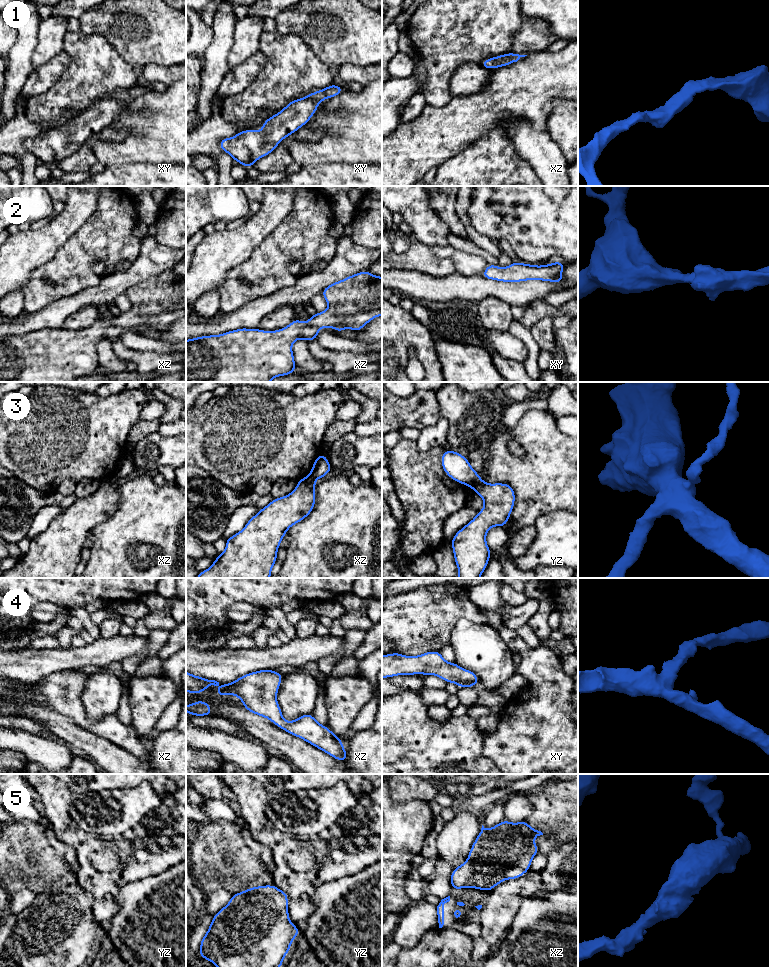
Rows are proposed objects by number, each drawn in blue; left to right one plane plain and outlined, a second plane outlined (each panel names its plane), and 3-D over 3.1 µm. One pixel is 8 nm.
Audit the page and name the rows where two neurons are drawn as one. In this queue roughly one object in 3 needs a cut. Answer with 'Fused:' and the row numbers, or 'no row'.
Fused: 3

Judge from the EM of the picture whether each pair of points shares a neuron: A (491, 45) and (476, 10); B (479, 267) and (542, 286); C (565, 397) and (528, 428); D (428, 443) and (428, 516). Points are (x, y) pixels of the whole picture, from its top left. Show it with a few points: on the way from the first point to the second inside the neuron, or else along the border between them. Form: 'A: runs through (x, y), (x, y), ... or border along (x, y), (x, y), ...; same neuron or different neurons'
A: runs through (491, 36), (477, 19); same neuron
B: border along (456, 270), (465, 275), (480, 276); different neurons
C: border along (547, 409), (556, 417); different neurons
D: border along (414, 441), (420, 451), (447, 446); different neurons

